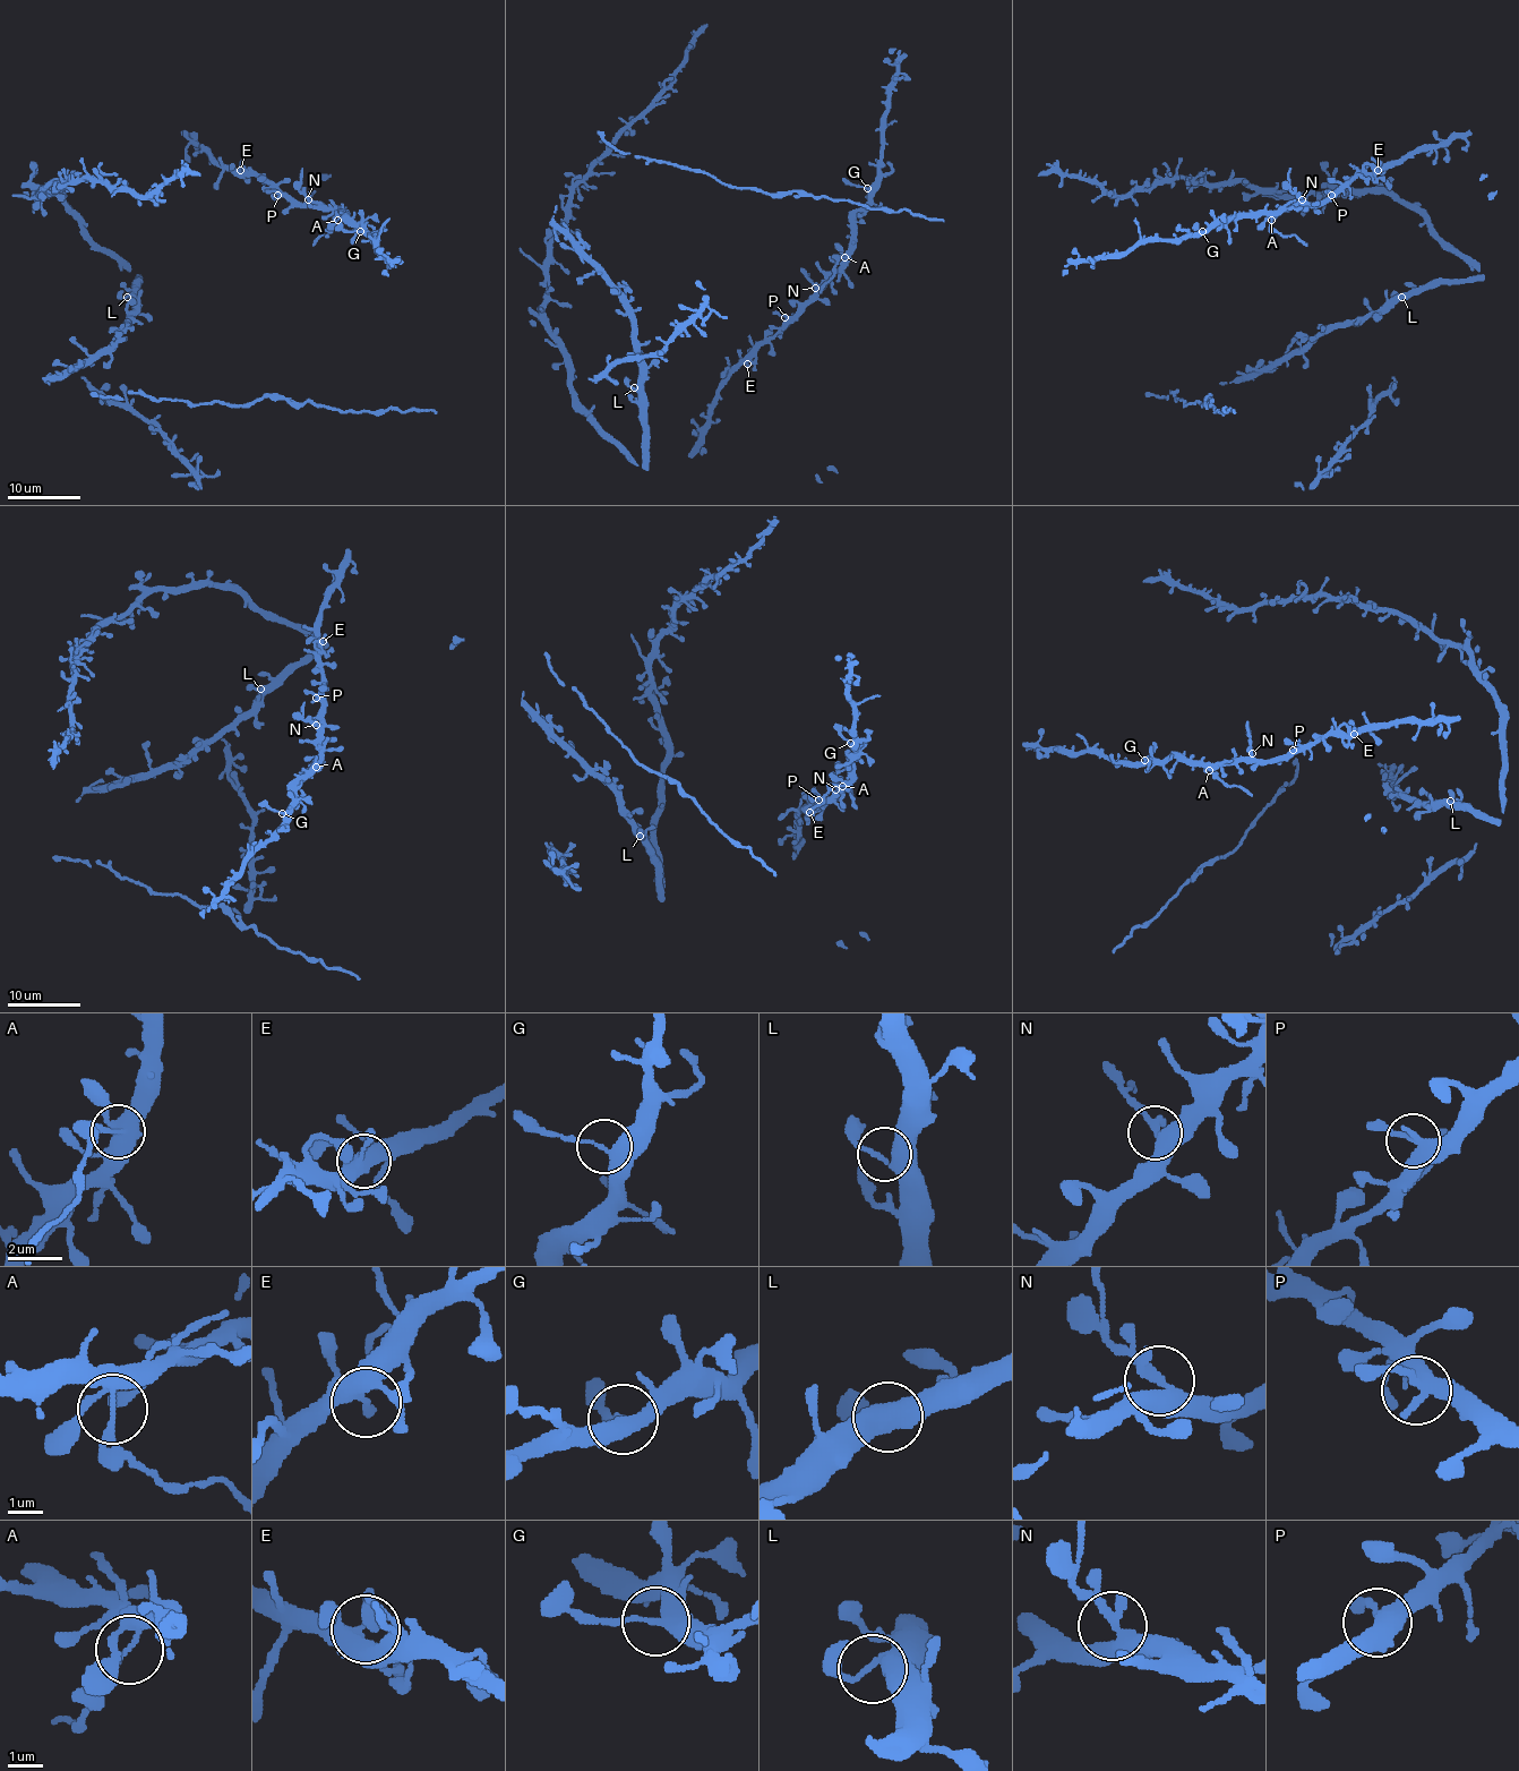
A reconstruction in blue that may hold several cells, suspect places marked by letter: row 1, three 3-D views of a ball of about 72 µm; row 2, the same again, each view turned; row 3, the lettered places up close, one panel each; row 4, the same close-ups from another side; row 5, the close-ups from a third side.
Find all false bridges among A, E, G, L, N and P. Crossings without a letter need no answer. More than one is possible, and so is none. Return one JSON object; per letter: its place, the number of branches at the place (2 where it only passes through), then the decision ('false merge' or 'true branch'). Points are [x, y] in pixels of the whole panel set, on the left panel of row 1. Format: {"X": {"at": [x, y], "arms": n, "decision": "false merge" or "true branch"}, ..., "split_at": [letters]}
{"A": {"at": [337, 220], "arms": 2, "decision": "false merge"}, "E": {"at": [240, 170], "arms": 3, "decision": "true branch"}, "G": {"at": [360, 231], "arms": 2, "decision": "true branch"}, "L": {"at": [127, 297], "arms": 2, "decision": "true branch"}, "N": {"at": [308, 199], "arms": 2, "decision": "false merge"}, "P": {"at": [277, 195], "arms": 3, "decision": "true branch"}, "split_at": ["A", "N"]}

